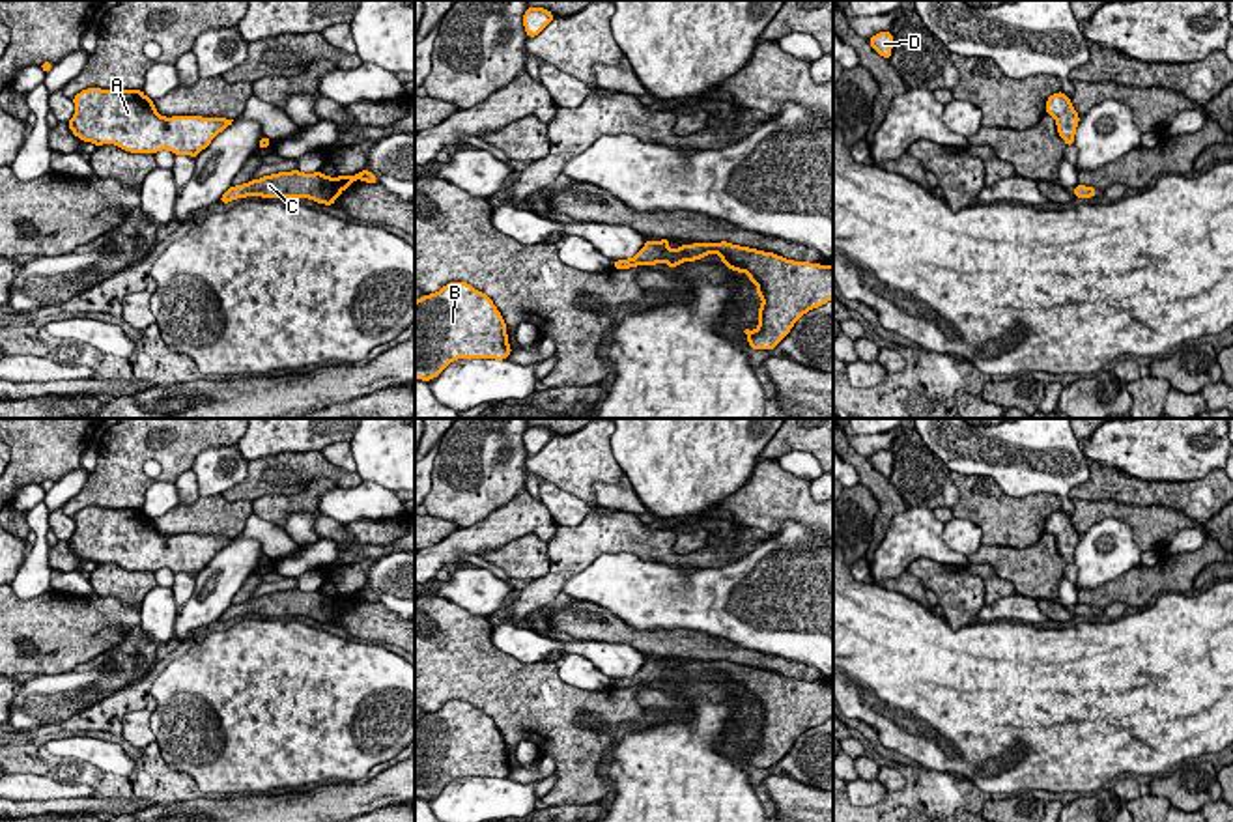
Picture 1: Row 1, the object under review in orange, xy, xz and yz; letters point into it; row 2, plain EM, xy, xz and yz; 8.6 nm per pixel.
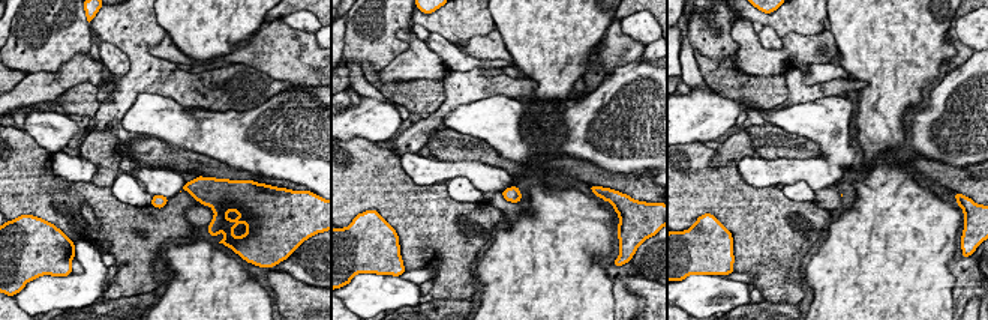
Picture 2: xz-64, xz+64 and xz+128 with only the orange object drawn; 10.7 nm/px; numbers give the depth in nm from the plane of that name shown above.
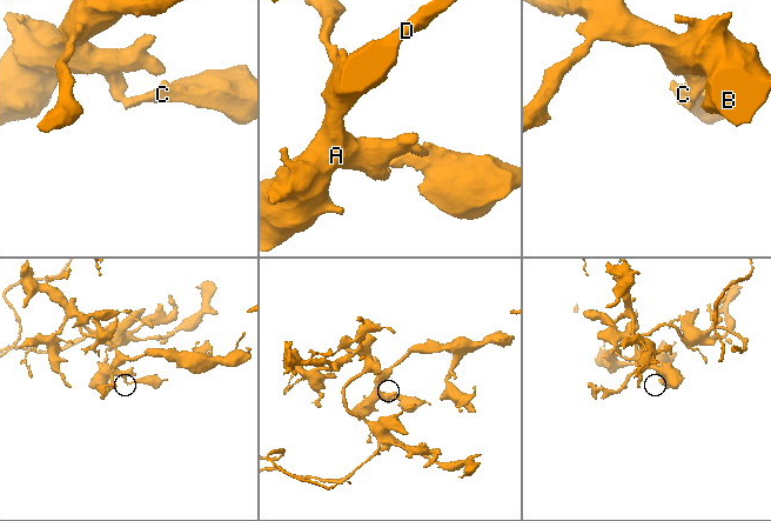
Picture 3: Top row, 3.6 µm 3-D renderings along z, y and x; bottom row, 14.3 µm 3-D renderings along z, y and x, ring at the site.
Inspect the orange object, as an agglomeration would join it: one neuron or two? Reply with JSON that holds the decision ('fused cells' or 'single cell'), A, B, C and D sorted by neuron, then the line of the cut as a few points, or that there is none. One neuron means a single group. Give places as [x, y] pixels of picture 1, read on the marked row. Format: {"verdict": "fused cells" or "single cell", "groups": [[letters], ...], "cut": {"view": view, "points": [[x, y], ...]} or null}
{"verdict": "single cell", "groups": [["A", "B", "C", "D"]], "cut": null}

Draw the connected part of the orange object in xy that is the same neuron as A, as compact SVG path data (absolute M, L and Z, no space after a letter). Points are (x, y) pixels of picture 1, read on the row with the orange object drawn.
M88 88L73 103L77 108L67 125L75 136L95 146L114 144L131 153L168 149L198 157L234 121L189 114L164 118L142 90Z

